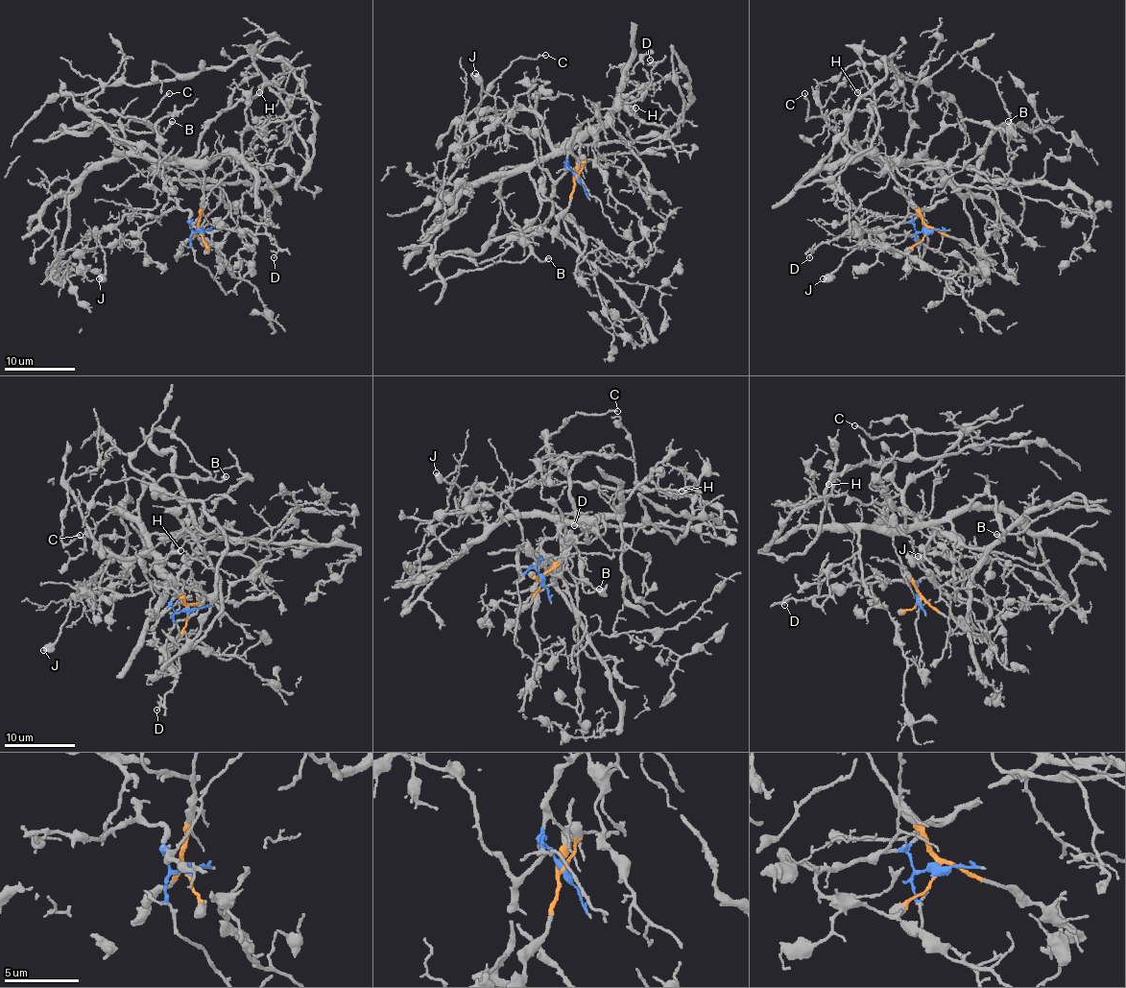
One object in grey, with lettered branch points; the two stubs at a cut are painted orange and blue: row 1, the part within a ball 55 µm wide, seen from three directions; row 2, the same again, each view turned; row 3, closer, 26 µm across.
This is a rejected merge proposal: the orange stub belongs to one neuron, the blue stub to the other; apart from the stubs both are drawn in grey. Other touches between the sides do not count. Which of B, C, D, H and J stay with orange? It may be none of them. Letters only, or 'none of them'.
B, C, H

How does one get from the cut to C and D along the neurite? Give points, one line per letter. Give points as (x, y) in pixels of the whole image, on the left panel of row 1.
C: (199, 231), (201, 170), (152, 147), (118, 140), (89, 112), (148, 117), (169, 92)
D: (199, 231), (194, 231), (190, 223), (209, 231), (224, 228), (264, 233), (275, 241), (278, 250), (273, 258)

